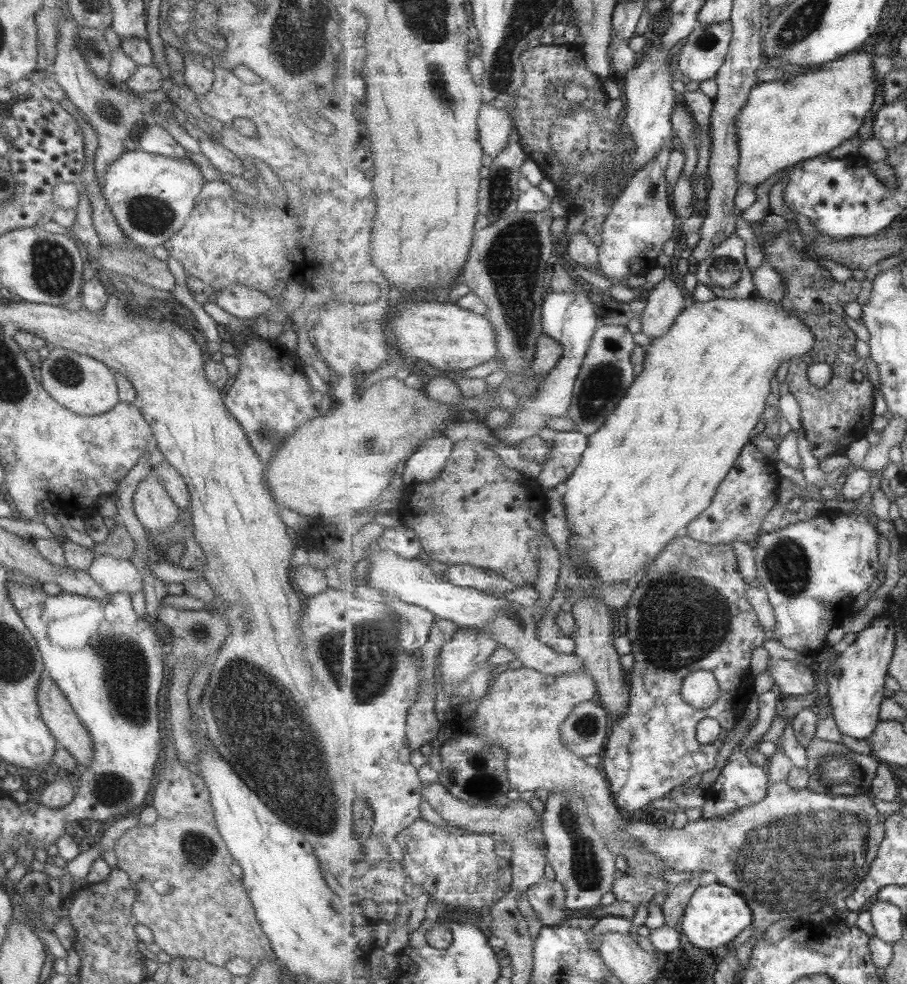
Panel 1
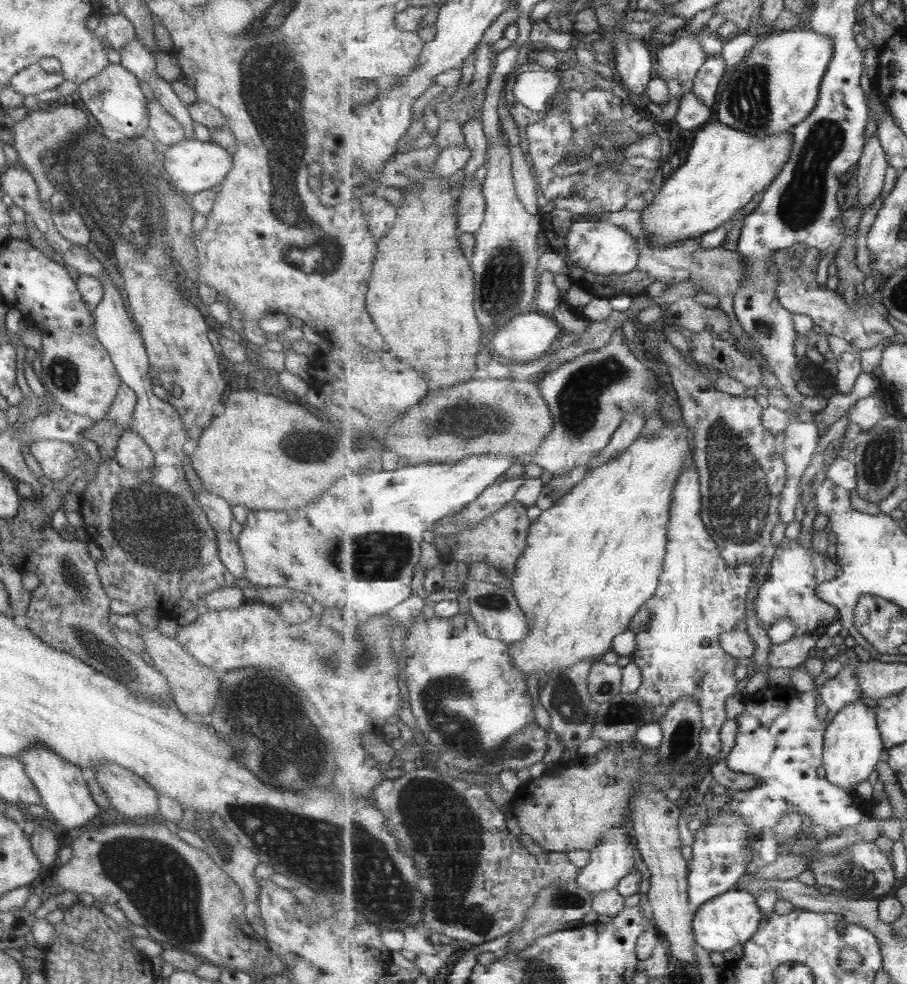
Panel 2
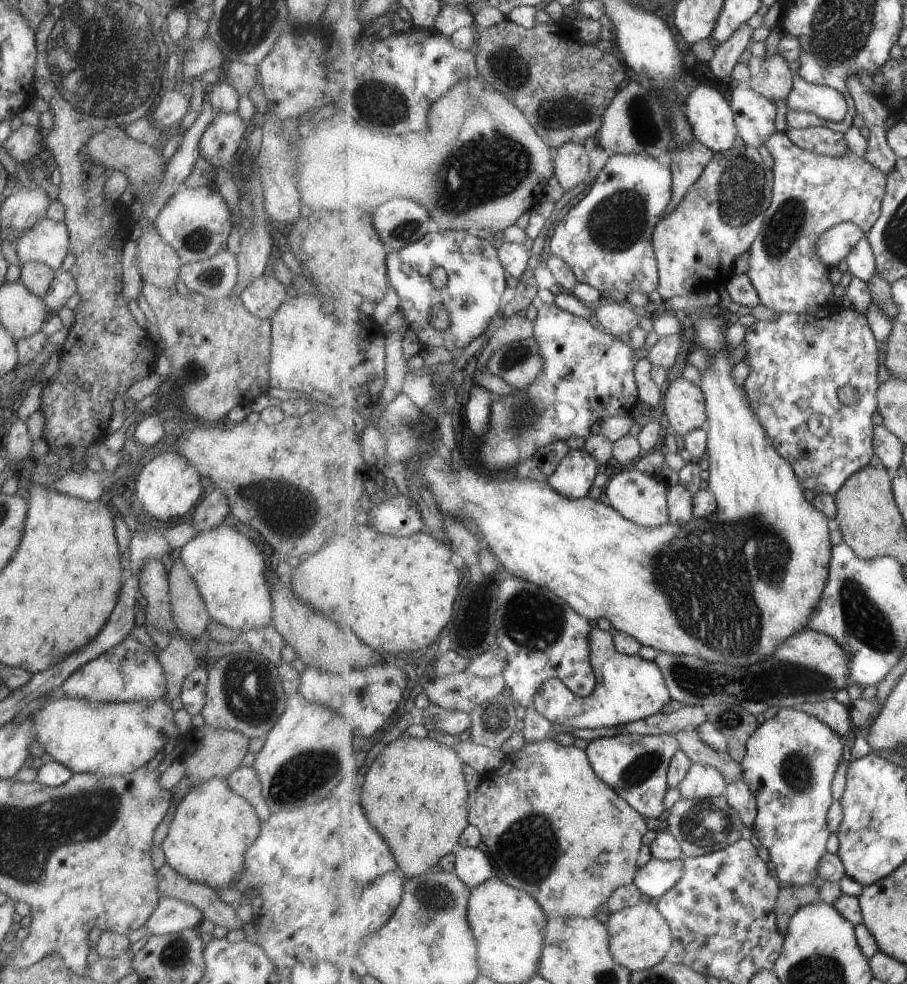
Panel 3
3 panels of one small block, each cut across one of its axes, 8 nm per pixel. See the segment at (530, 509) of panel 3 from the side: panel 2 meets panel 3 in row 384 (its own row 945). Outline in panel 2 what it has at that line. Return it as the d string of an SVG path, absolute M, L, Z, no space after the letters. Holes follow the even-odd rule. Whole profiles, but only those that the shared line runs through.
M734 888L699 908L695 913L694 935L698 944L709 953L724 953L753 939L763 918L761 907L757 906L757 896L747 890Z

